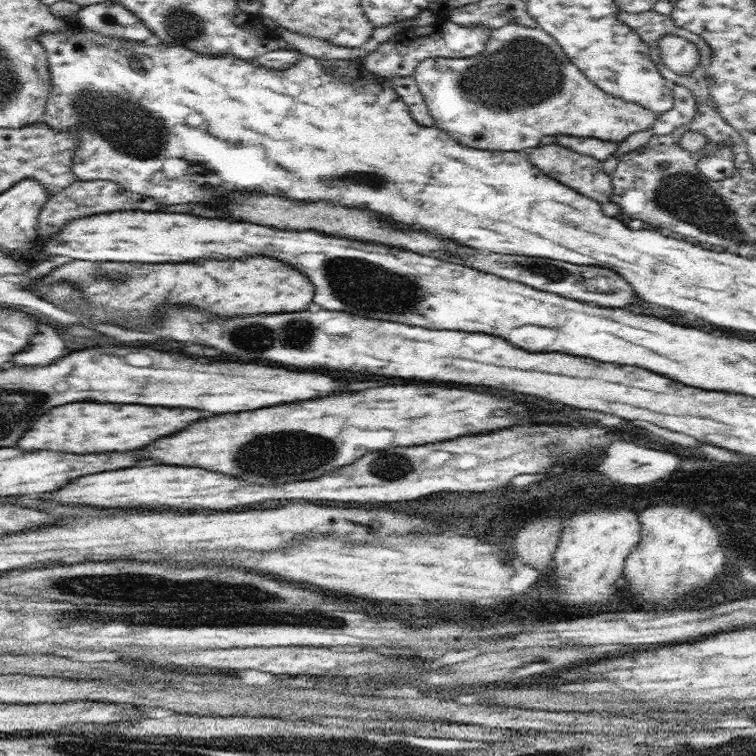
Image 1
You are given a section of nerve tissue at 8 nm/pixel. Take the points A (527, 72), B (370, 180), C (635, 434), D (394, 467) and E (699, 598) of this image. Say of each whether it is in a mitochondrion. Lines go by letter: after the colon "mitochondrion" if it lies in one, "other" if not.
A: mitochondrion
B: mitochondrion
C: other
D: mitochondrion
E: other

